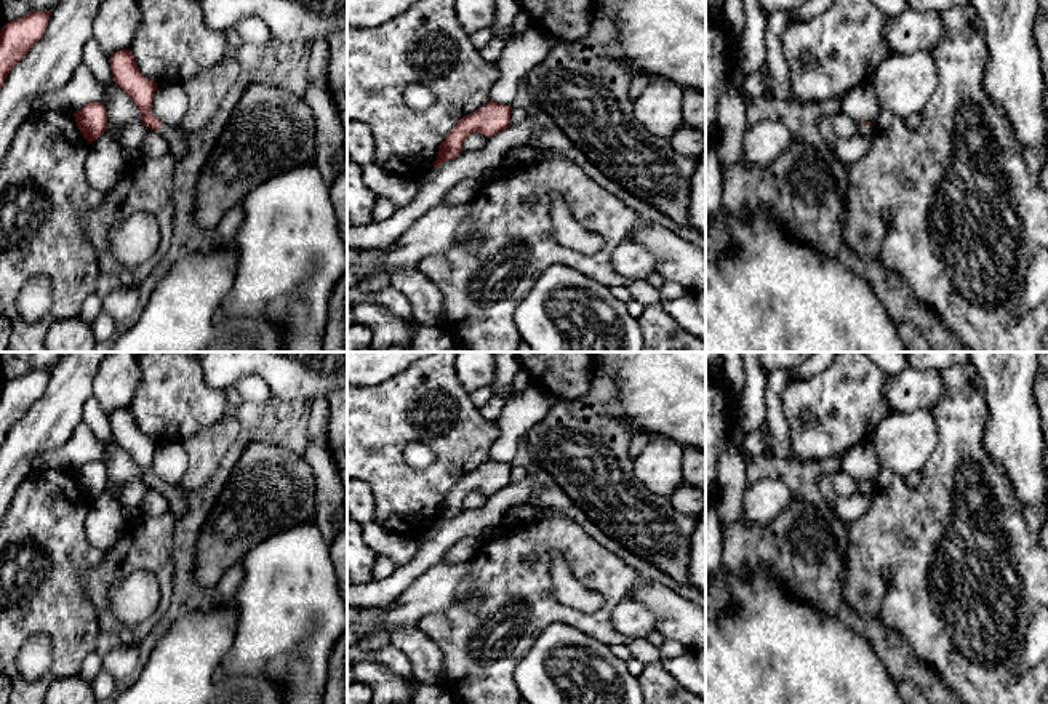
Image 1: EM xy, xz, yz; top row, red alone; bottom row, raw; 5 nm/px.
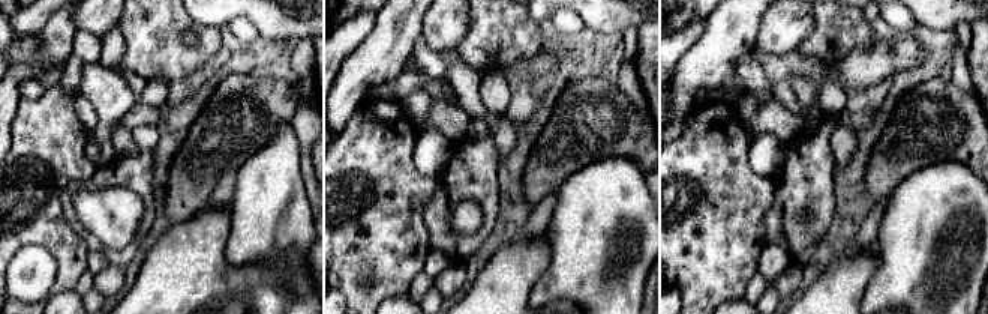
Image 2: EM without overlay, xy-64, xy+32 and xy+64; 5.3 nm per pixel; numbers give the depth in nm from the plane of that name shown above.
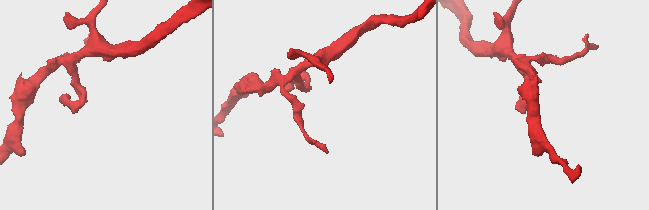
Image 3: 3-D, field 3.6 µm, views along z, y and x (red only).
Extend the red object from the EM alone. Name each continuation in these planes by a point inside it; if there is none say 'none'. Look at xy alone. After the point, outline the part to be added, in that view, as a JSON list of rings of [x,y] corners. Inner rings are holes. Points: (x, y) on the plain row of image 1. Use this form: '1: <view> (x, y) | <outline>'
1: xy (176, 498) | [[[162,483],[158,491],[168,499],[170,514],[178,518],[187,509],[186,491],[179,485]]]

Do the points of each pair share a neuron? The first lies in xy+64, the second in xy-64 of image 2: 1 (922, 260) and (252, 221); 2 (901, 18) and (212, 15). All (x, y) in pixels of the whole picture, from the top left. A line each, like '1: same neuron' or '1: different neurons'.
1: same neuron
2: different neurons

